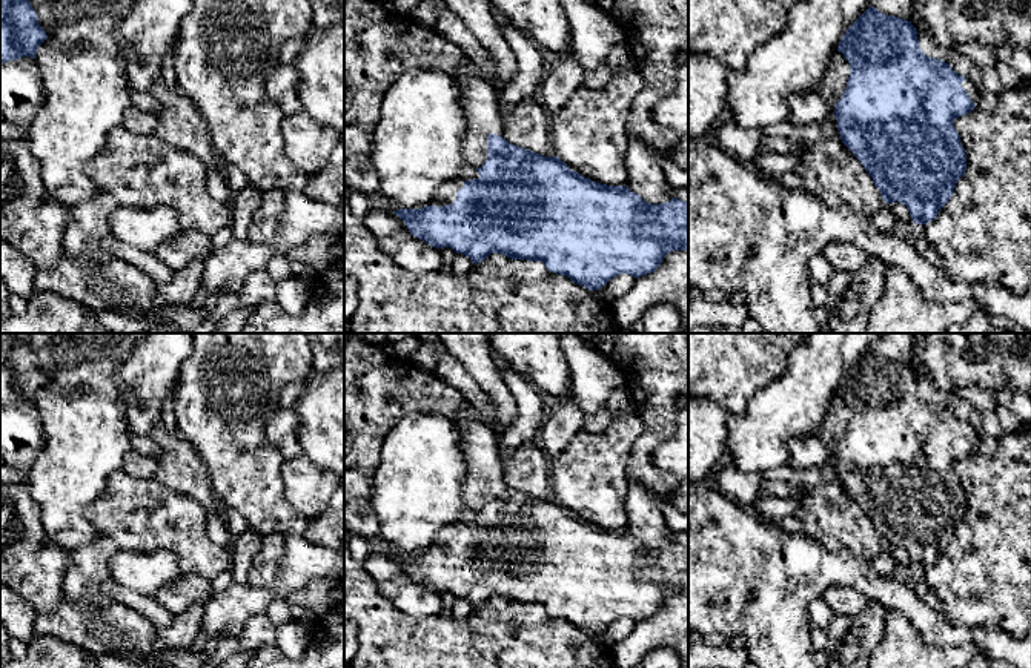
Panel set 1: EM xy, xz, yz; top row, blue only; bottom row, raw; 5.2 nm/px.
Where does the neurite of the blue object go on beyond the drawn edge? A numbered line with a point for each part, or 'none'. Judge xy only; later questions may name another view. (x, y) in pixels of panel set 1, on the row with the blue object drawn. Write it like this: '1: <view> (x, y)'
none

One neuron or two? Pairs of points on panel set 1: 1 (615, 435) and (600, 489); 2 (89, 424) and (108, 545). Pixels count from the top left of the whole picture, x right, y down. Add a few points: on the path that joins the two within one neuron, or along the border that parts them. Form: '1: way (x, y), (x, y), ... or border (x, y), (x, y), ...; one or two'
1: way (612, 449), (600, 461), (600, 475); one
2: border (99, 535), (91, 542), (82, 544), (71, 552); two

